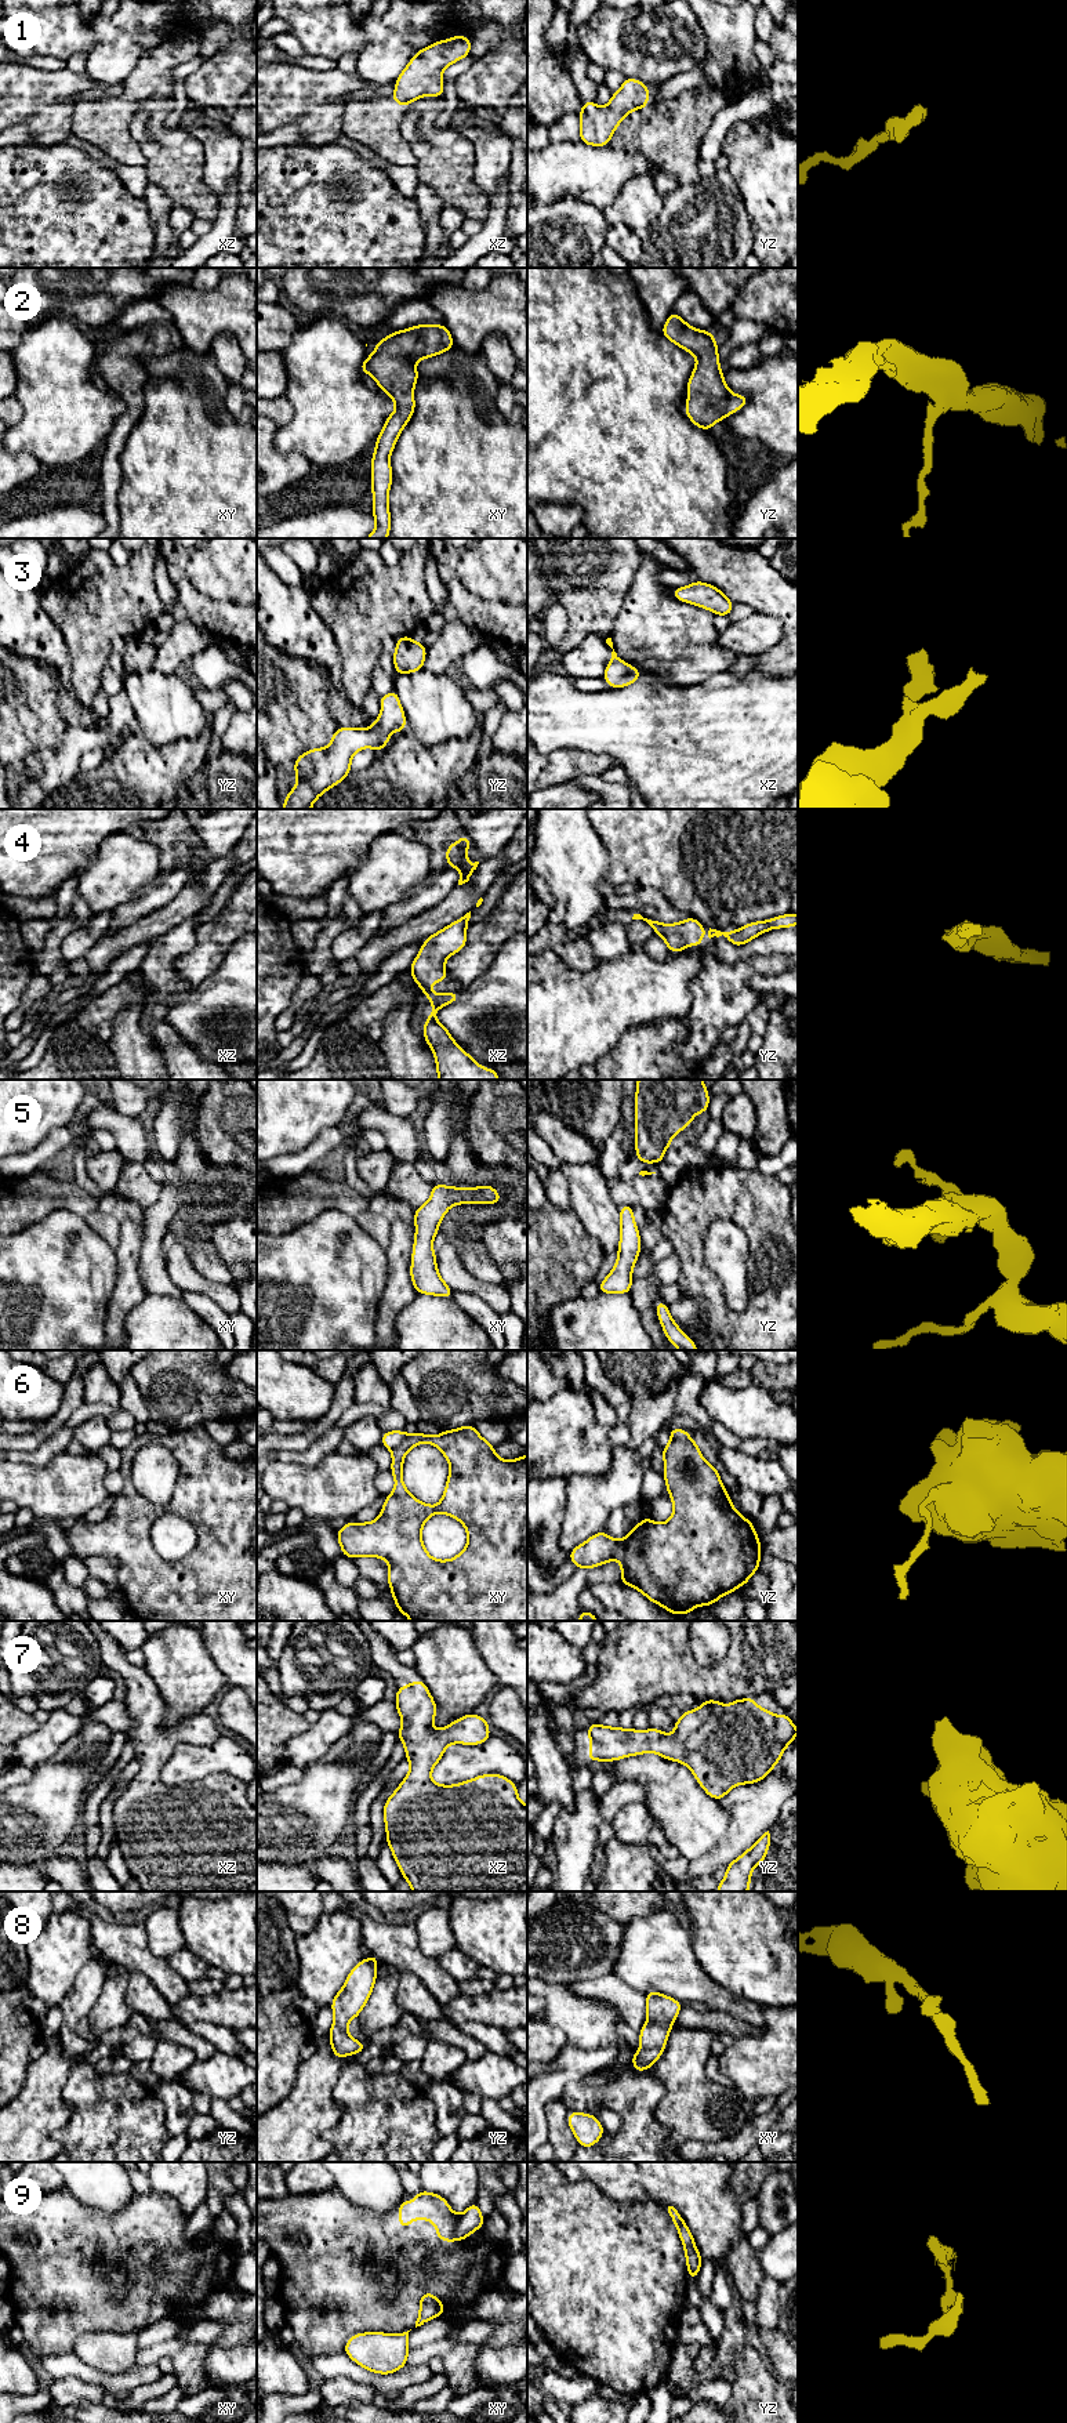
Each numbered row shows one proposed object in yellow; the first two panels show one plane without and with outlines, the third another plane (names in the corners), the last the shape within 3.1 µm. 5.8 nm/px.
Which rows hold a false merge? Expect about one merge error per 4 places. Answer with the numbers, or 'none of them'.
6, 9

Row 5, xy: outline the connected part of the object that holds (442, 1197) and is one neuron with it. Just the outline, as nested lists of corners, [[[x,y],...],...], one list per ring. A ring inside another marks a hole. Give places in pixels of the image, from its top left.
[[[435,1183],[429,1200],[414,1211],[415,1237],[411,1255],[410,1276],[417,1294],[453,1298],[453,1290],[442,1280],[433,1237],[439,1232],[442,1218],[457,1204],[497,1204],[504,1197],[490,1185],[460,1189]]]

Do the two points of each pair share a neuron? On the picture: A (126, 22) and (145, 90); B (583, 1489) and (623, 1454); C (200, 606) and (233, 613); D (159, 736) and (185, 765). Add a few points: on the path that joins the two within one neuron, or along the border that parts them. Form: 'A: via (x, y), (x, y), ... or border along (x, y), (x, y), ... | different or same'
A: border along (149, 50), (123, 82) | different
B: via (595, 1489), (601, 1489), (623, 1466) | same
C: via (209, 613), (225, 613) | same
D: border along (140, 732), (155, 746), (164, 746), (198, 736) | different

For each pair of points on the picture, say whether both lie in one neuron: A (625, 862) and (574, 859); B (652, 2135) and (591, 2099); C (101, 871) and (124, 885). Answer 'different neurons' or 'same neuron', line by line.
A: different neurons
B: same neuron
C: same neuron

